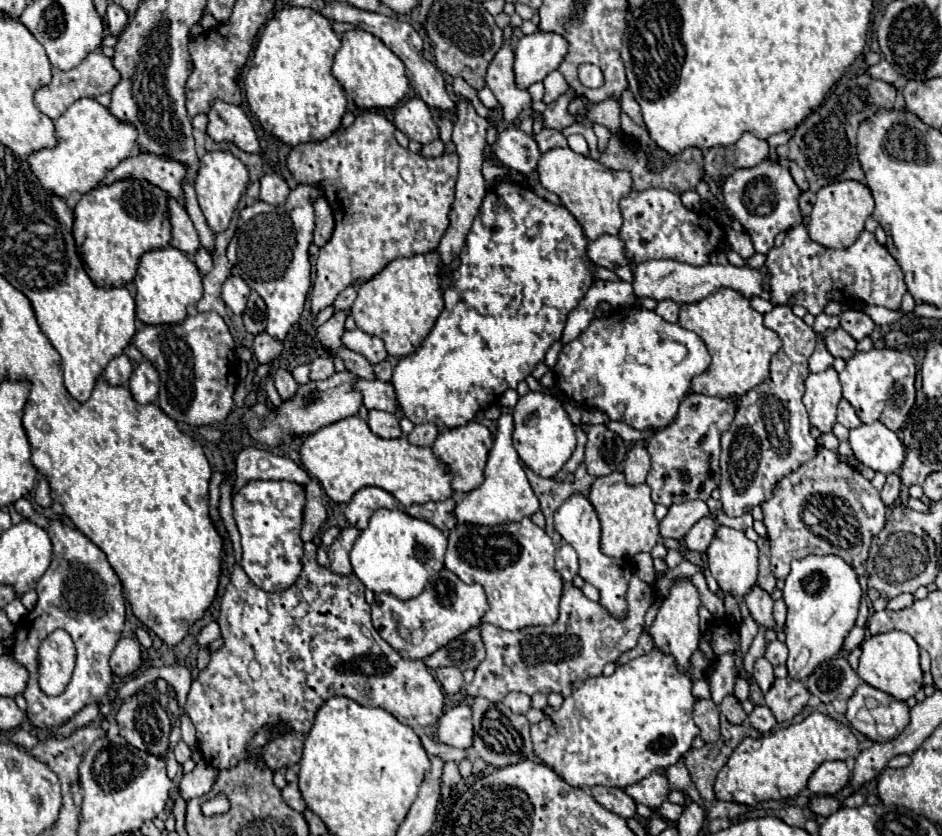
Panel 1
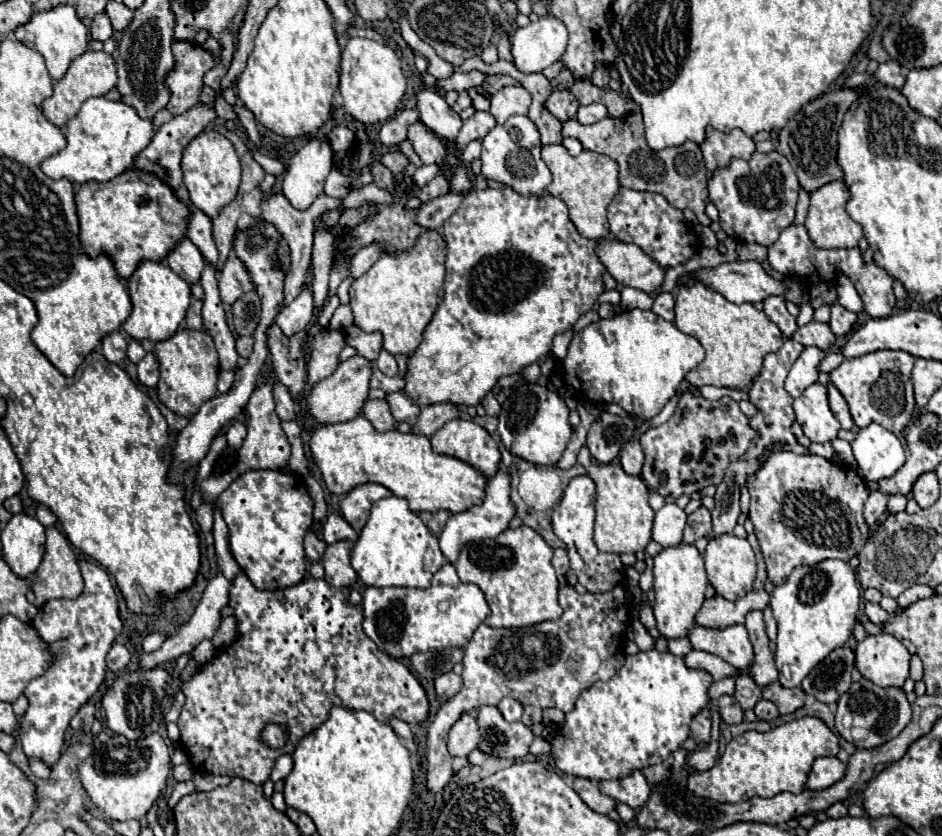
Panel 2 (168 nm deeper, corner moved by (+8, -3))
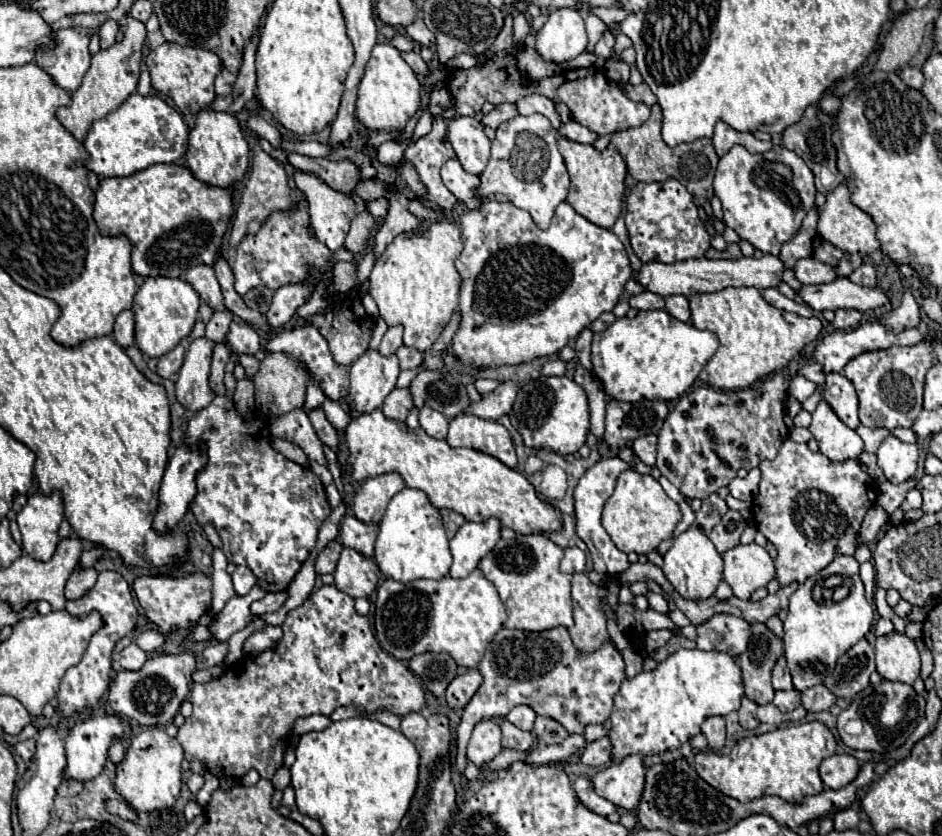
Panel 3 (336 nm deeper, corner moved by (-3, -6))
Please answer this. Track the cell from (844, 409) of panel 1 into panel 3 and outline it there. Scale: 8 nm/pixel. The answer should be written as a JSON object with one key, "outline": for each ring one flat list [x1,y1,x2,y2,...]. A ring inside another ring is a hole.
{"outline":[[827,374,827,380,825,380,825,396,823,400,829,402,829,406,835,410,835,414,849,426,849,428,857,428,861,426,859,418,857,418,857,394,855,394,855,388,853,384,841,376,841,374]]}

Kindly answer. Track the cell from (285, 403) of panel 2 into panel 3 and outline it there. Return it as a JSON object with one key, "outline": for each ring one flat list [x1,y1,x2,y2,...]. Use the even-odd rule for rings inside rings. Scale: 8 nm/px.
{"outline":[[303,408,287,412,279,418,275,418,273,422,269,422,269,432,271,432,271,436,285,438,285,440,297,444,311,460,315,460,319,464,327,464,321,442]]}

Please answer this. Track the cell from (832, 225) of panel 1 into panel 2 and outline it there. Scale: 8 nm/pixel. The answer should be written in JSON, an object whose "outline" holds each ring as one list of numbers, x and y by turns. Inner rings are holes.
{"outline":[[832,181,814,193,810,193,810,209,806,215,806,229,810,239,820,249,852,249,858,247,858,241,864,237,864,231,860,223,856,223,846,213,846,201,848,201,848,189,842,181]]}

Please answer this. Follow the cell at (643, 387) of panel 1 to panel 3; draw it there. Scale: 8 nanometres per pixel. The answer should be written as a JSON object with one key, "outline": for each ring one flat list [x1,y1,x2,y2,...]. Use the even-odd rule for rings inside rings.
{"outline":[[641,310,635,318,619,318,605,332,593,334,591,362,609,398,617,402,663,398,663,402,671,402,693,386,717,348,719,340,713,332,697,330,665,310]]}

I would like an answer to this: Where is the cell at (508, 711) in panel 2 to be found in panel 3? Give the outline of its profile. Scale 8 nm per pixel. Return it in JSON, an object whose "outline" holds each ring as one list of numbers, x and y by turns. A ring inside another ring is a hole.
{"outline":[[515,706,505,718,515,724,521,730,533,730,533,722,535,722,535,712,529,706]]}

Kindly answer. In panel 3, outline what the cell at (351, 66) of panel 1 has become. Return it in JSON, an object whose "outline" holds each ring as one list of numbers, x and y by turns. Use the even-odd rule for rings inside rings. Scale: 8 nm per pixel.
{"outline":[[375,44,371,58,365,66,365,74,357,92,357,118,369,130,395,130,403,128,407,120,419,108,419,80,409,64,401,58,401,52,391,44]]}

